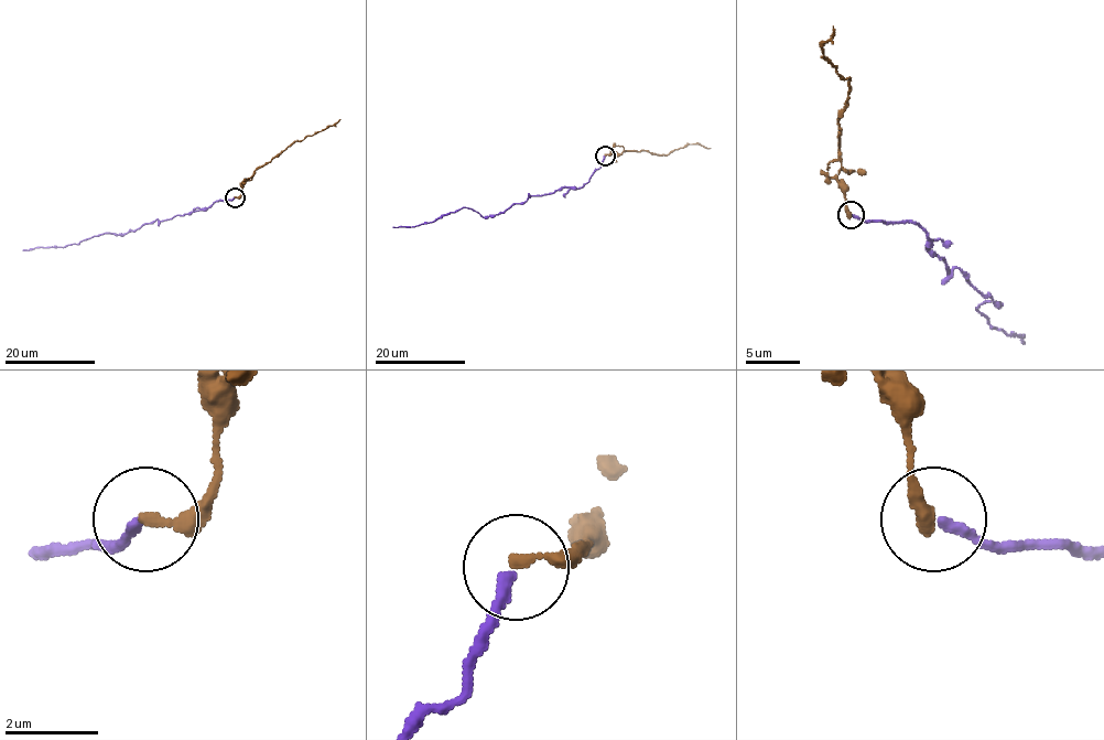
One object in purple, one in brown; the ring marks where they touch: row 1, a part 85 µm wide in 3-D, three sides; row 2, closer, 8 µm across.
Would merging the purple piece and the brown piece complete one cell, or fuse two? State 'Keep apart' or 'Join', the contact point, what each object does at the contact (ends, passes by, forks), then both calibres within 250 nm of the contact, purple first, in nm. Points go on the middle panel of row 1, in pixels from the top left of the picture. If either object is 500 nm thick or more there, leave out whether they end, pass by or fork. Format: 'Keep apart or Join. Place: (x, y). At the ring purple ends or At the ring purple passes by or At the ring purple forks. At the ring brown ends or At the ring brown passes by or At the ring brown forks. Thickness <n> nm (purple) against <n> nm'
Join. Place: (605, 156). At the ring purple ends. At the ring brown ends. Thickness 240 nm (purple) against 240 nm

